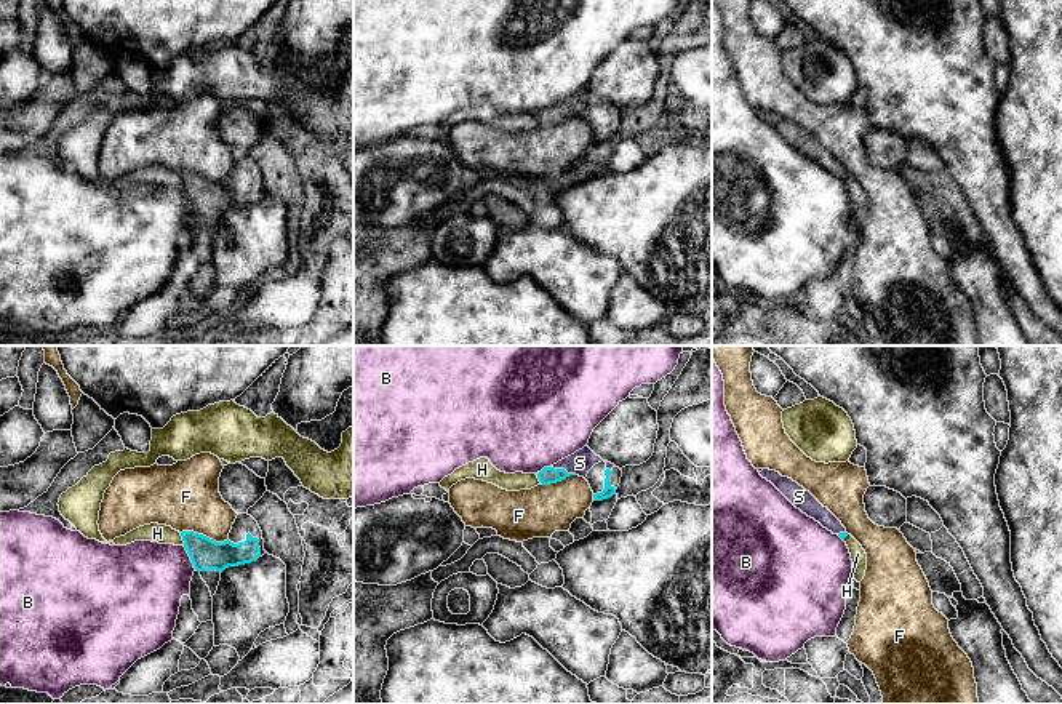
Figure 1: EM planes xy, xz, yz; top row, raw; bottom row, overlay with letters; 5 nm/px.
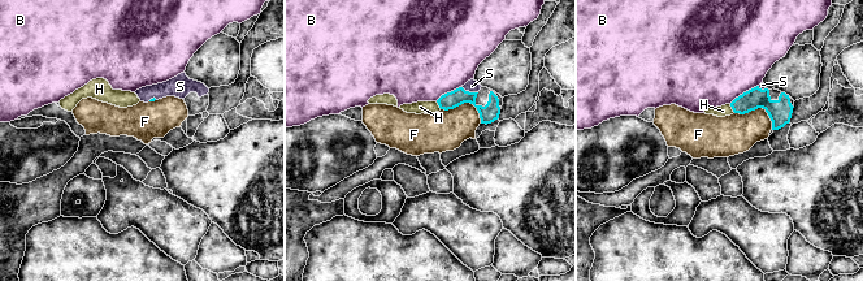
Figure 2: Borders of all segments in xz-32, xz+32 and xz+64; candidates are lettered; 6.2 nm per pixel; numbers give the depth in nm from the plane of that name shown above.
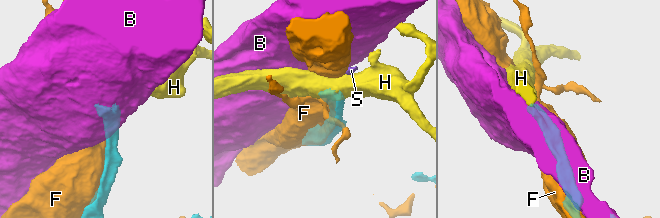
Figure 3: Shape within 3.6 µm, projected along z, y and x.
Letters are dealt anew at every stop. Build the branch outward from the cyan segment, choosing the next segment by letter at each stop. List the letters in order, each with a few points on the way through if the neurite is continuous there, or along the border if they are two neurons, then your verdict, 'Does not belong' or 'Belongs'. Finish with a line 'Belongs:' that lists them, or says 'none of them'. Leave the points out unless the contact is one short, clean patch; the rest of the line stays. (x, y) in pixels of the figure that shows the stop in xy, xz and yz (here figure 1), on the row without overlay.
B: Boundary: xy (183, 188), (195, 210). Does not belong
F: Does not belong
H: Boundary: xy (179, 175), (184, 186). Does not belong
S: Path across: xz (547, 117), (563, 111), (579, 104). Belongs
Belongs: S

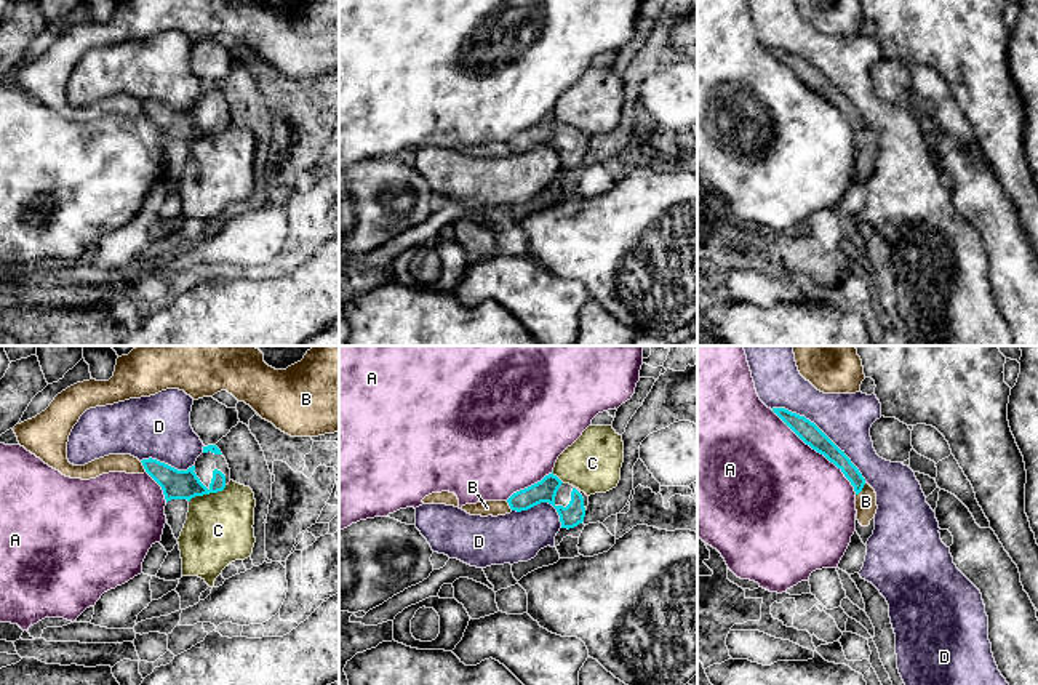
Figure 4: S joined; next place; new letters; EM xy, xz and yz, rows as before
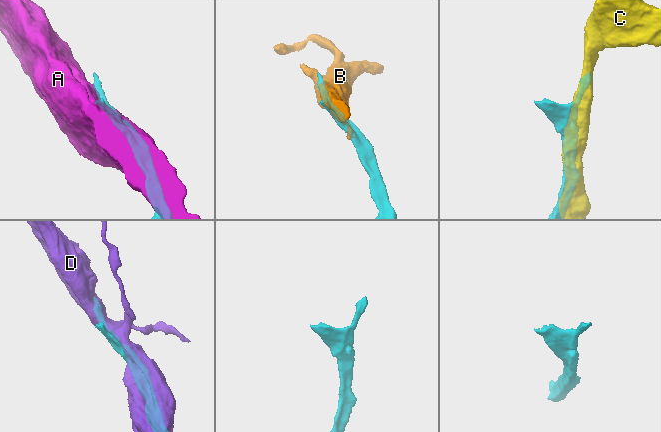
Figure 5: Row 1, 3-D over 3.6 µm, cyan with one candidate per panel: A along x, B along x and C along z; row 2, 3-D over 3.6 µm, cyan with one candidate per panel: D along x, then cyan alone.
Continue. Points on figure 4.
A: Does not belong
B: Does not belong
C: Does not belong
D: Does not belong
Belongs: none of them

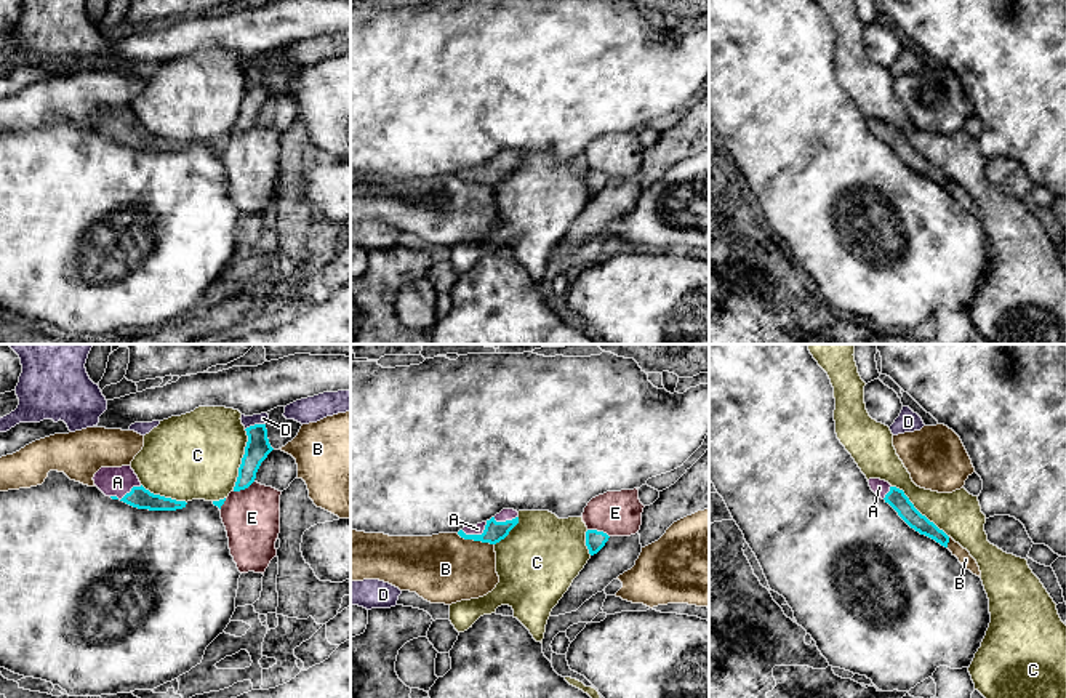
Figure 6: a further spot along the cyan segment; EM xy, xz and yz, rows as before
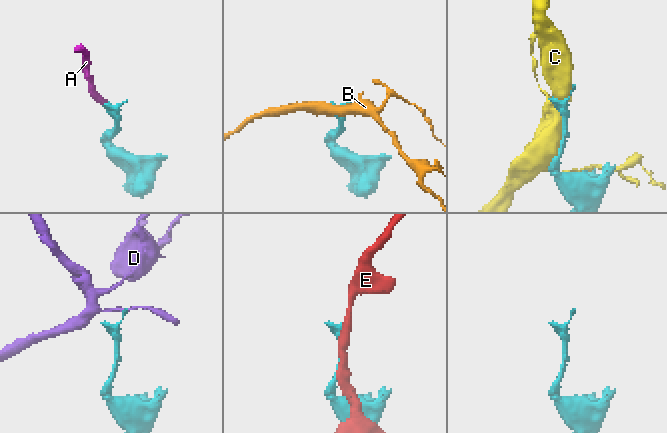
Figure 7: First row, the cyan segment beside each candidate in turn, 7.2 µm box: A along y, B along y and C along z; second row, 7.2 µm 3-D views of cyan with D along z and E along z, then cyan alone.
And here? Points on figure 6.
A: Path across: xy (141, 140), (127, 135), (117, 124). Belongs
B: Does not belong
C: Does not belong
D: Boundary: xy (264, 64), (255, 64), (245, 71). Does not belong
E: Does not belong
Belongs: A

